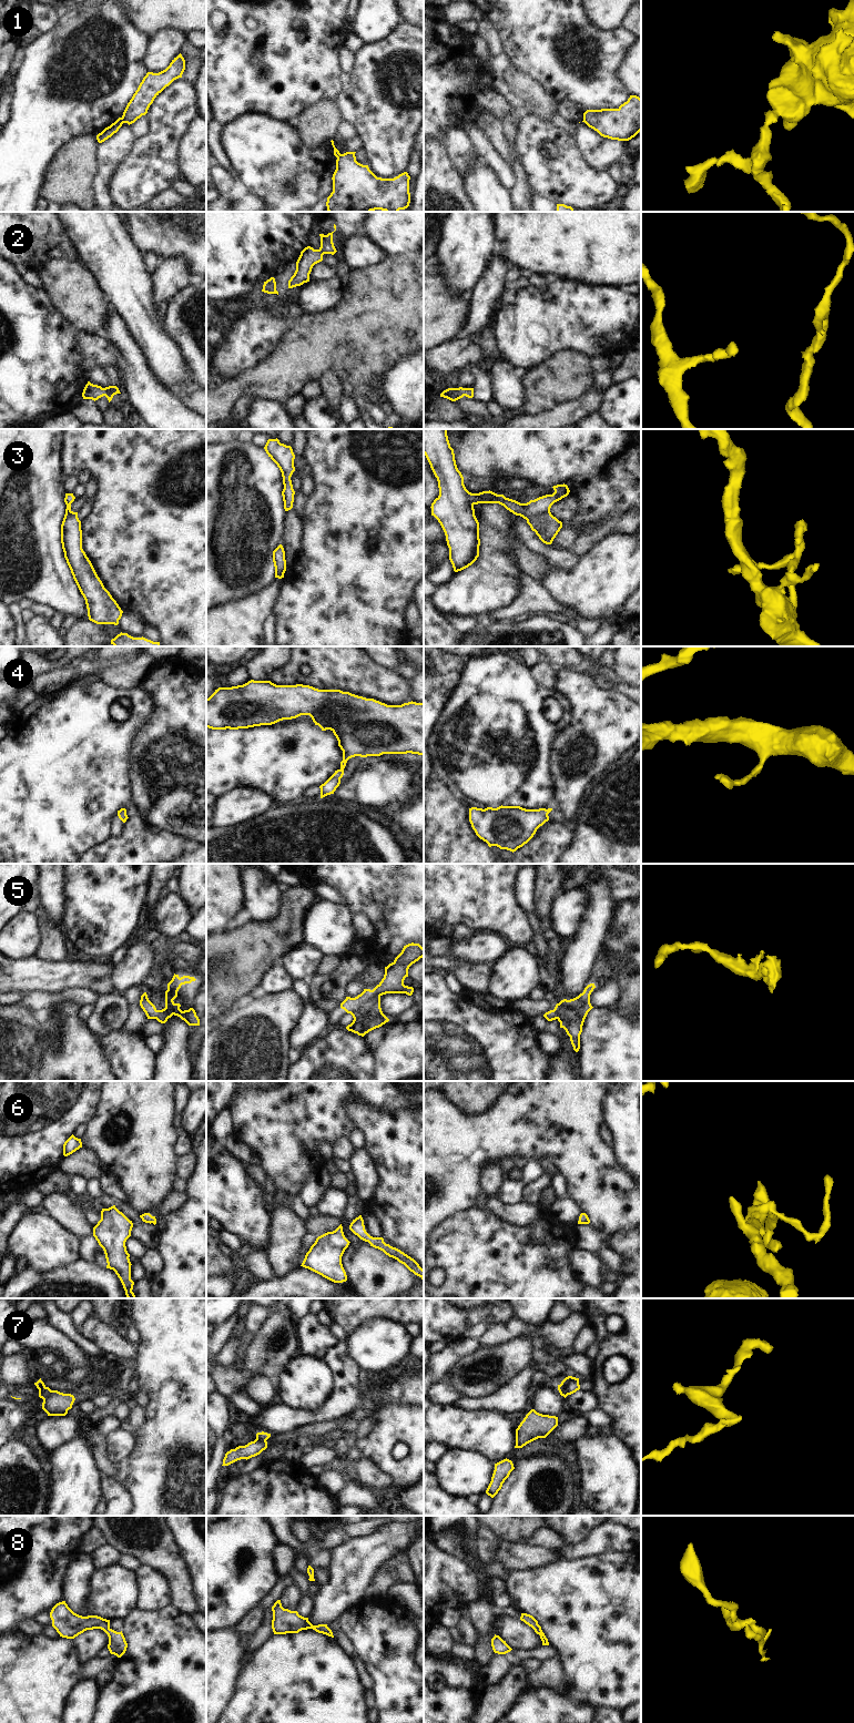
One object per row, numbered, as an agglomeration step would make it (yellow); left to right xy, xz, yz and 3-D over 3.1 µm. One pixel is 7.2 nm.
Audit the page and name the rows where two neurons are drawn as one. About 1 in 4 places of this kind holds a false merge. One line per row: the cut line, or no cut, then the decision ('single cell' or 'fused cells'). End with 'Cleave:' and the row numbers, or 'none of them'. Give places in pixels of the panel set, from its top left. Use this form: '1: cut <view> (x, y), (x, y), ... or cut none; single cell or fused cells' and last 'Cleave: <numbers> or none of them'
1: cut xy (121, 118), (123, 122); fused cells
2: cut none; single cell
3: cut none; single cell
4: cut none; single cell
5: cut none; single cell
6: cut none; single cell
7: cut yz (560, 1384), (568, 1394); fused cells
8: cut none; single cell
Cleave: 1, 7

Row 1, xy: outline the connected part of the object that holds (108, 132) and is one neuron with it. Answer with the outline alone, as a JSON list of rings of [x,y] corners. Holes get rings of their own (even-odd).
[[[119,118],[114,123],[112,123],[110,126],[105,128],[101,133],[96,135],[96,140],[99,143],[104,142],[109,137],[111,137],[114,133],[119,131],[119,129],[122,126],[123,121],[122,118]]]

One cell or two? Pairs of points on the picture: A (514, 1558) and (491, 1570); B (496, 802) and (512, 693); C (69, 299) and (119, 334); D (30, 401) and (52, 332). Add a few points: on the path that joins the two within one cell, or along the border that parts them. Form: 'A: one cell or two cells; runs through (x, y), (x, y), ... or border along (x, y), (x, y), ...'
A: two cells; border along (495, 1559), (511, 1572)
B: one cell; runs through (490, 775), (478, 745), (495, 720)
C: two cells; border along (110, 307), (102, 333)
D: one cell; runs through (30, 384), (30, 354), (34, 349)

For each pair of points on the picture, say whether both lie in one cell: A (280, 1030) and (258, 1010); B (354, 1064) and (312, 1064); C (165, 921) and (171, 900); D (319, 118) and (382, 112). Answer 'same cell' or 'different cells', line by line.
A: same cell
B: same cell
C: same cell
D: different cells

